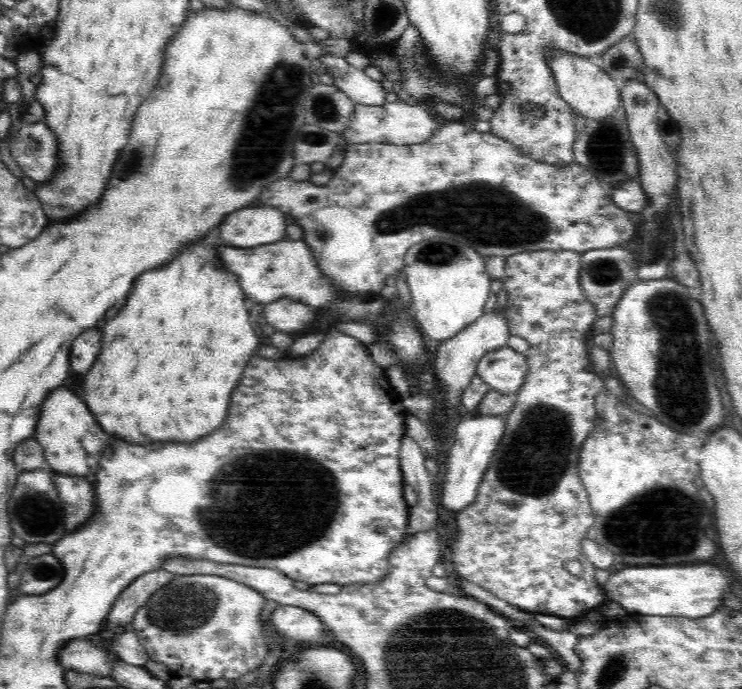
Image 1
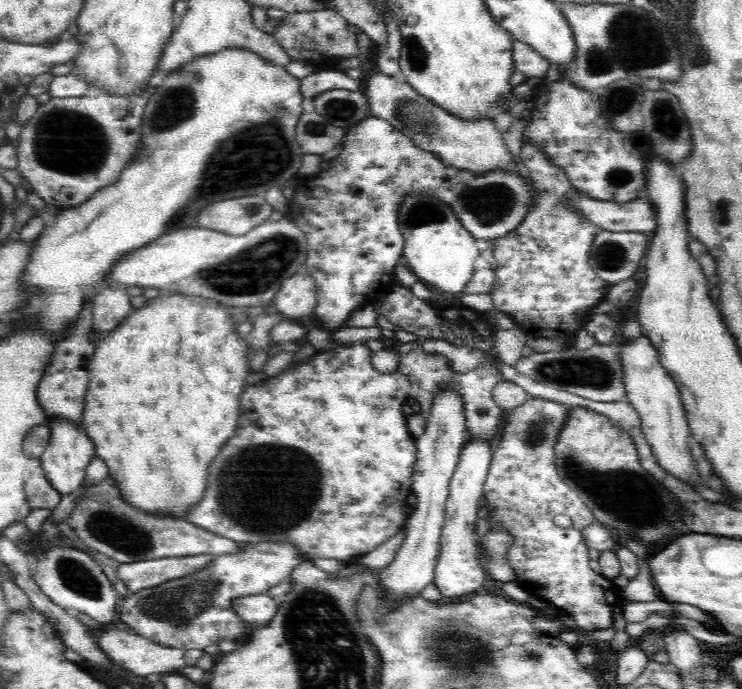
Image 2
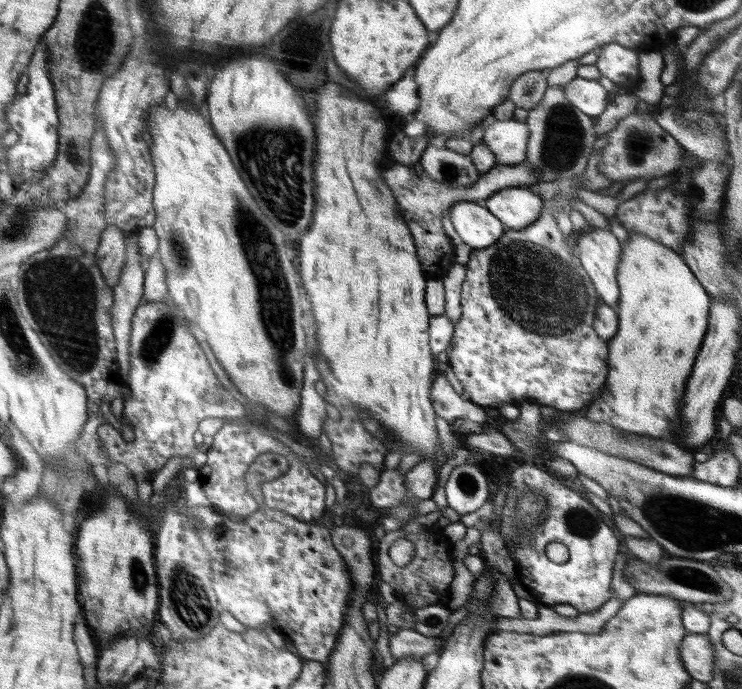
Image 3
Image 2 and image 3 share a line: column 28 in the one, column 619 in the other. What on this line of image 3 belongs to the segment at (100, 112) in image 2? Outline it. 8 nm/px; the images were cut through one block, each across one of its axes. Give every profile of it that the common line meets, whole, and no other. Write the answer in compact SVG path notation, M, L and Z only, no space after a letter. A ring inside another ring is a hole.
M636 111L622 117L605 137L607 143L601 148L597 169L600 175L607 176L612 183L627 184L639 178L666 178L680 168L683 161L684 148L655 121L651 113L641 114Z

